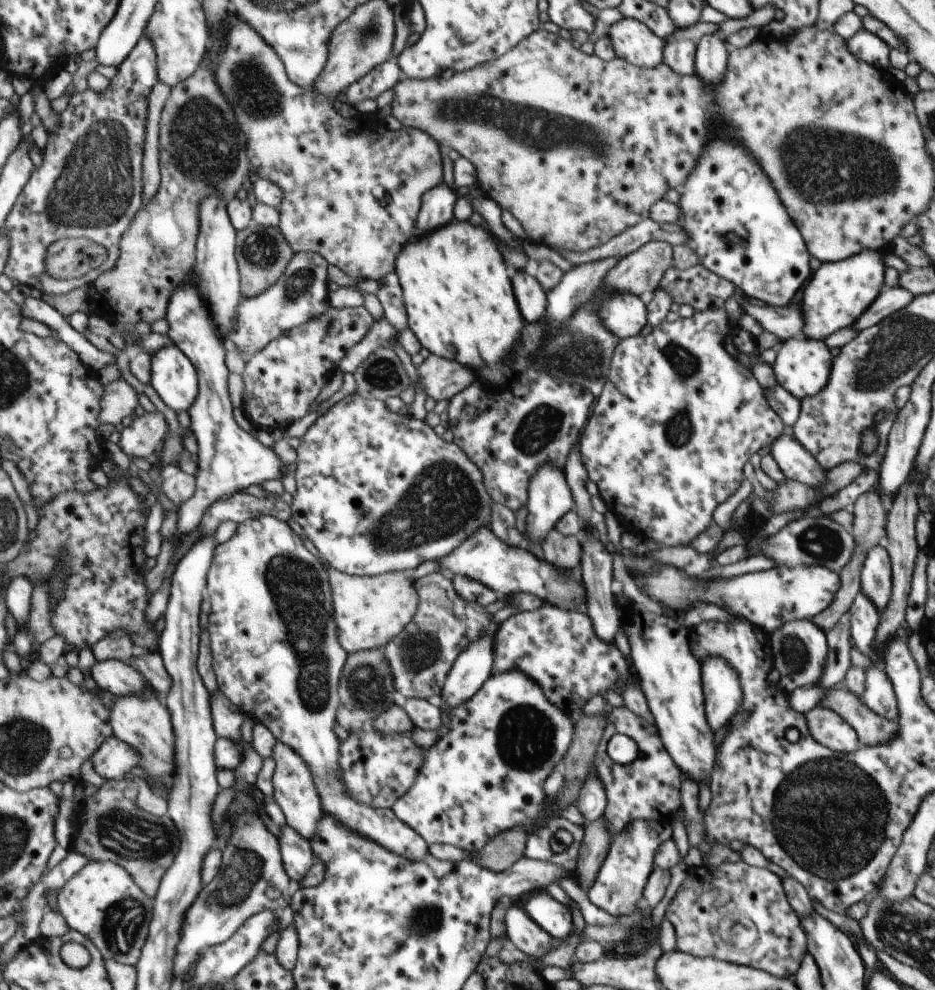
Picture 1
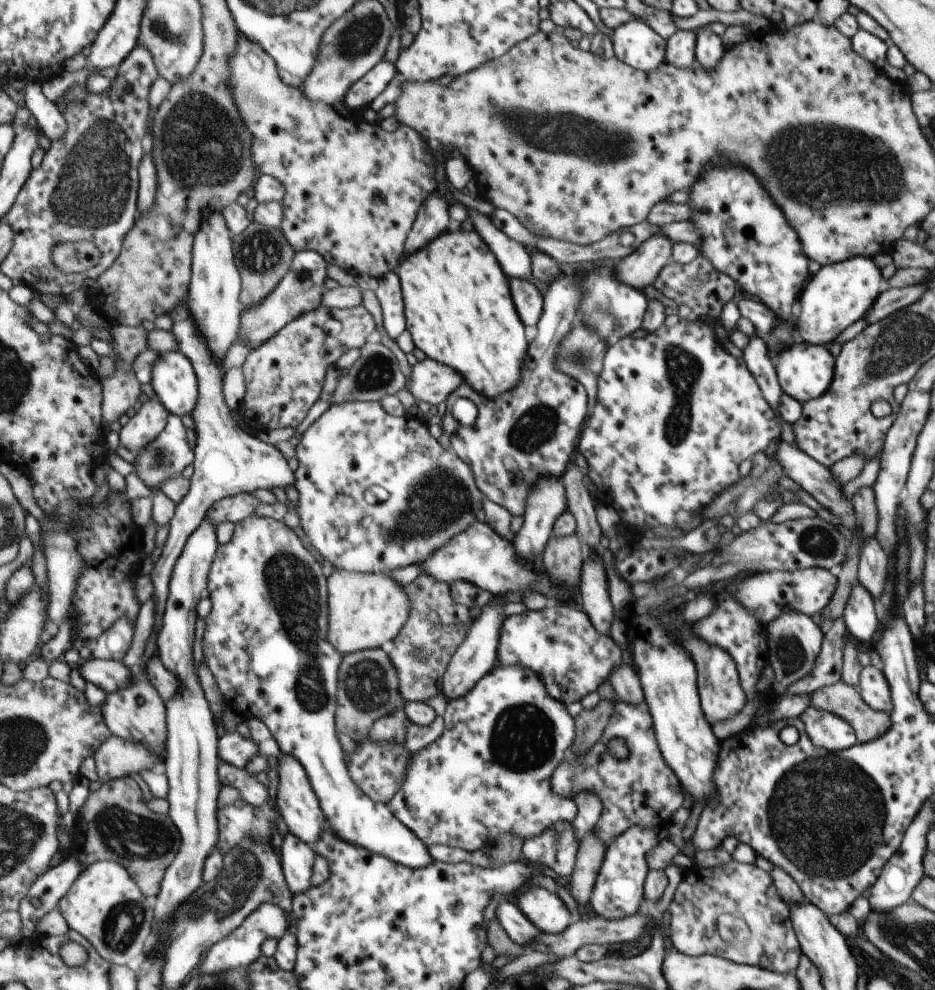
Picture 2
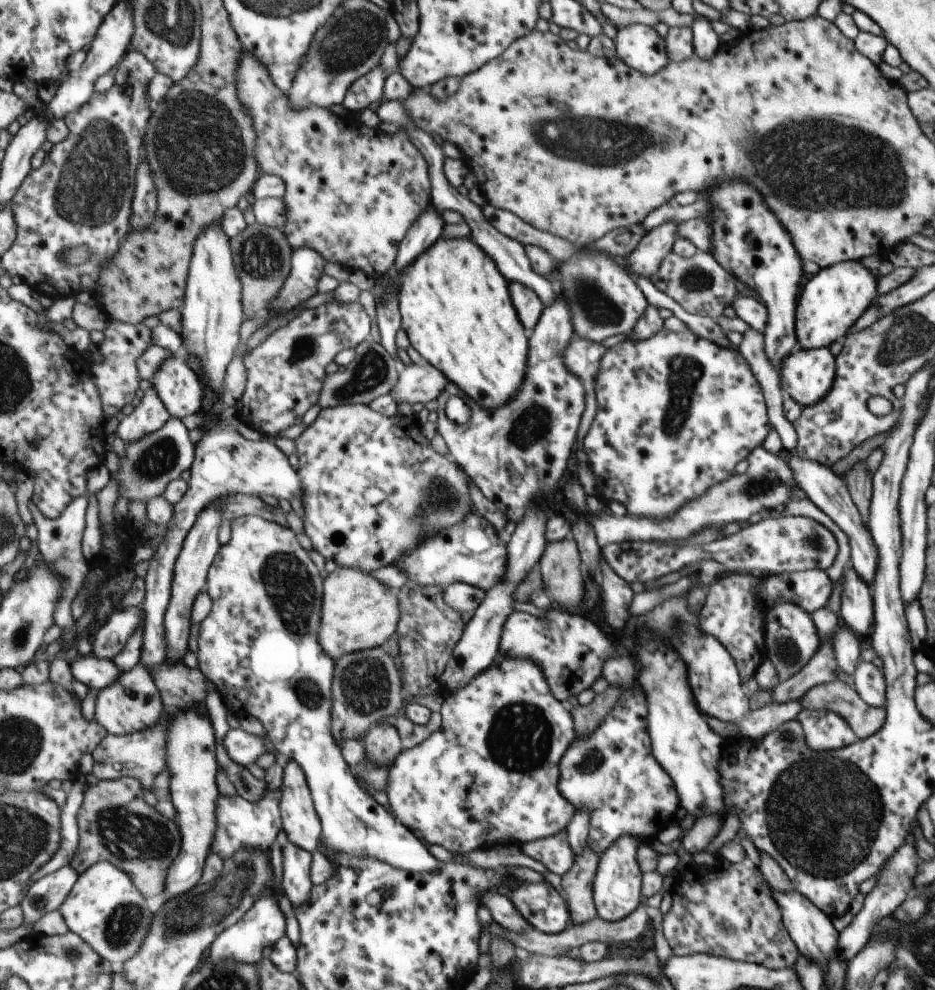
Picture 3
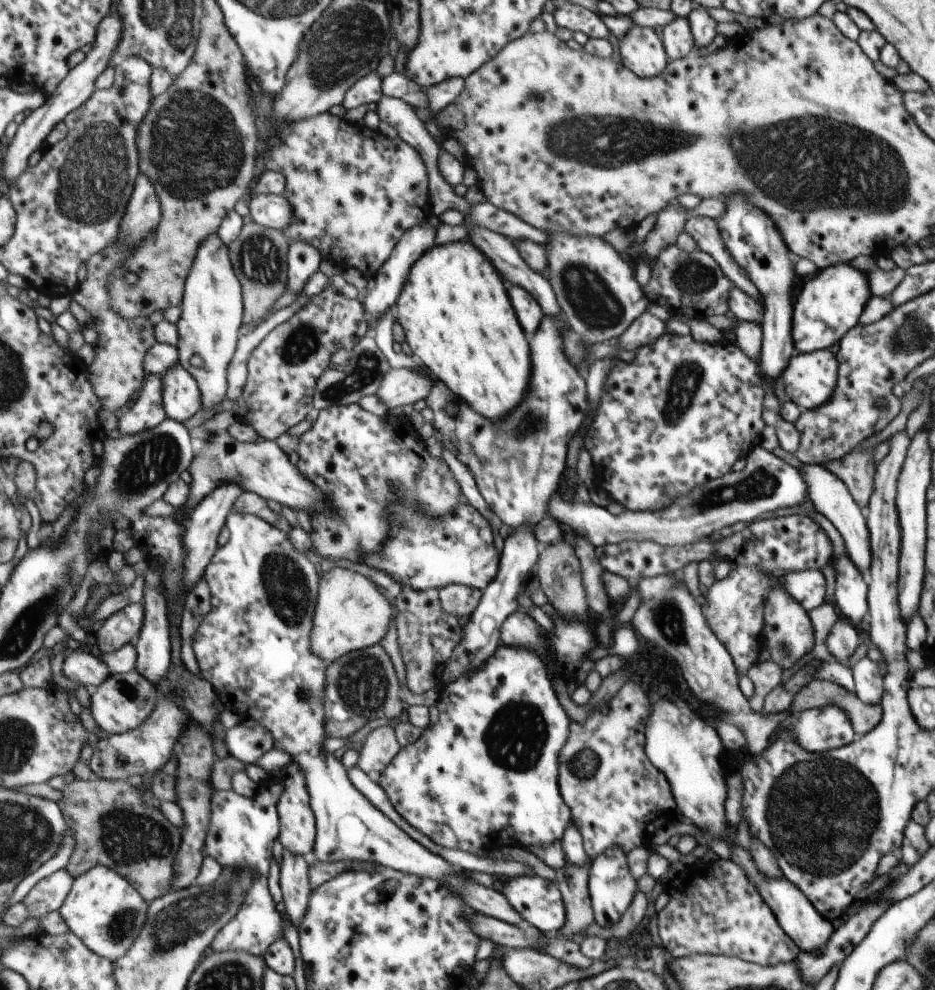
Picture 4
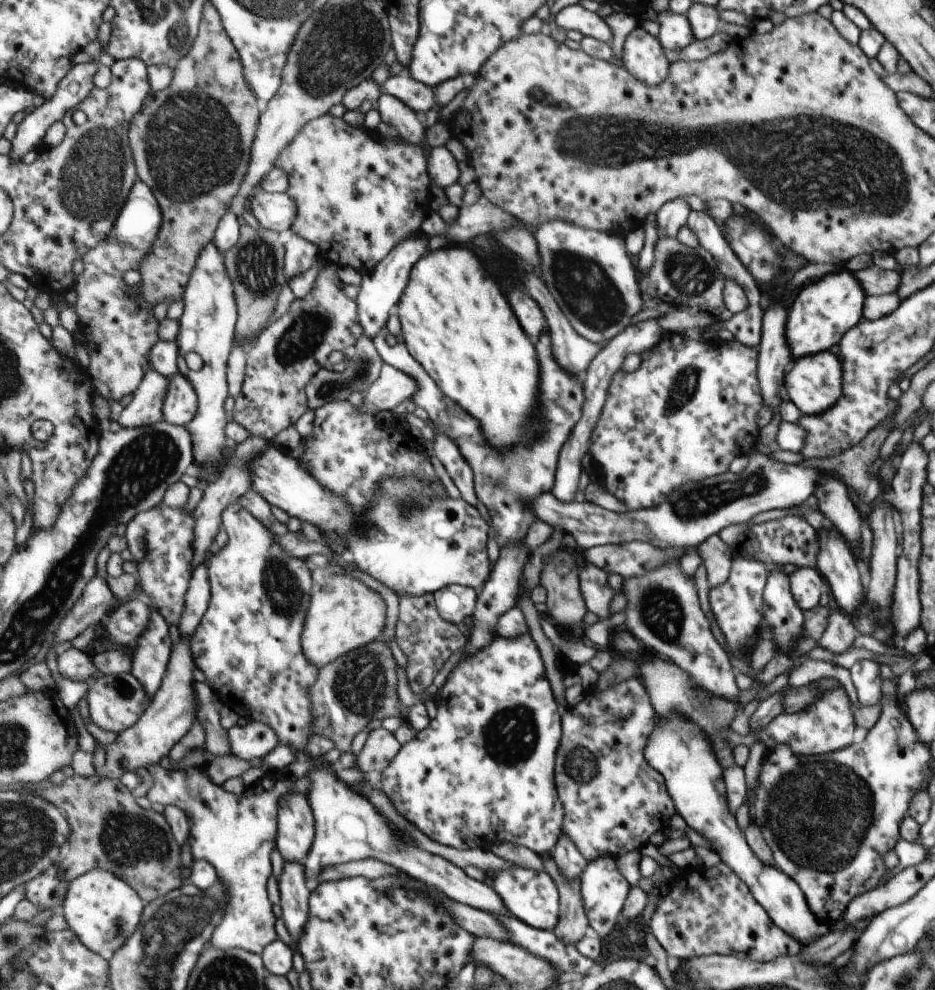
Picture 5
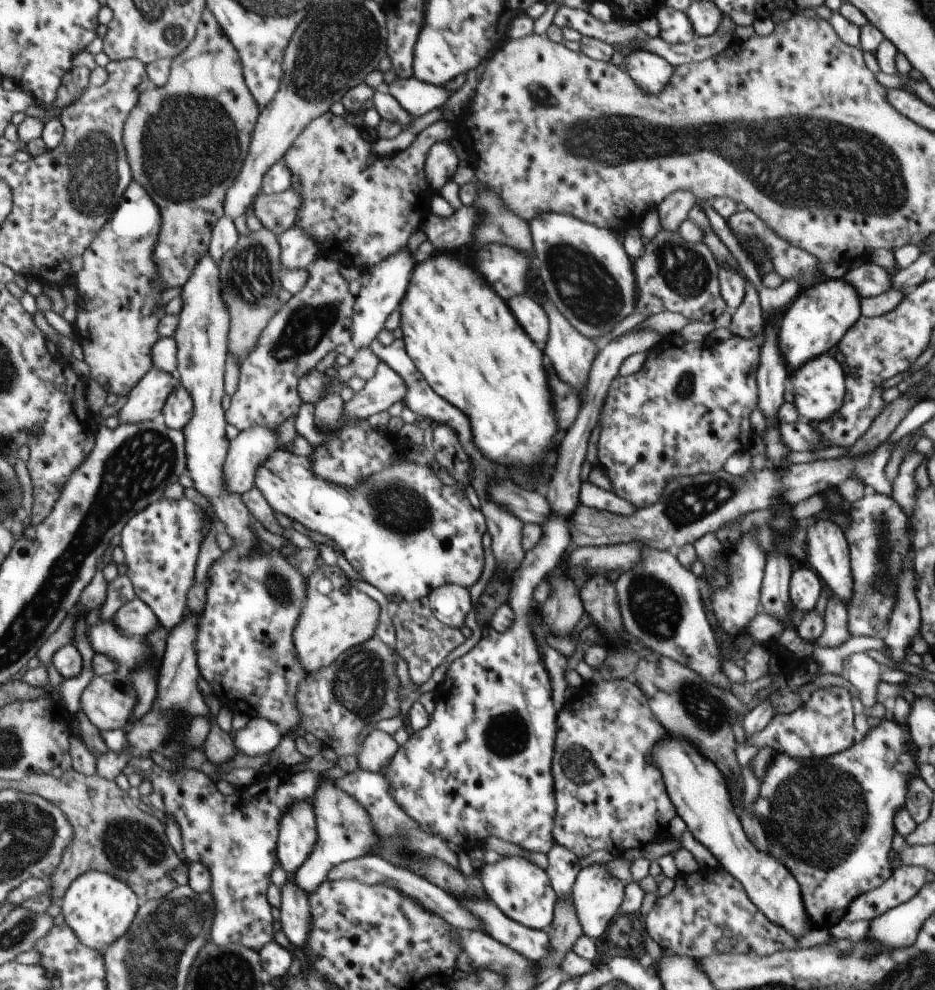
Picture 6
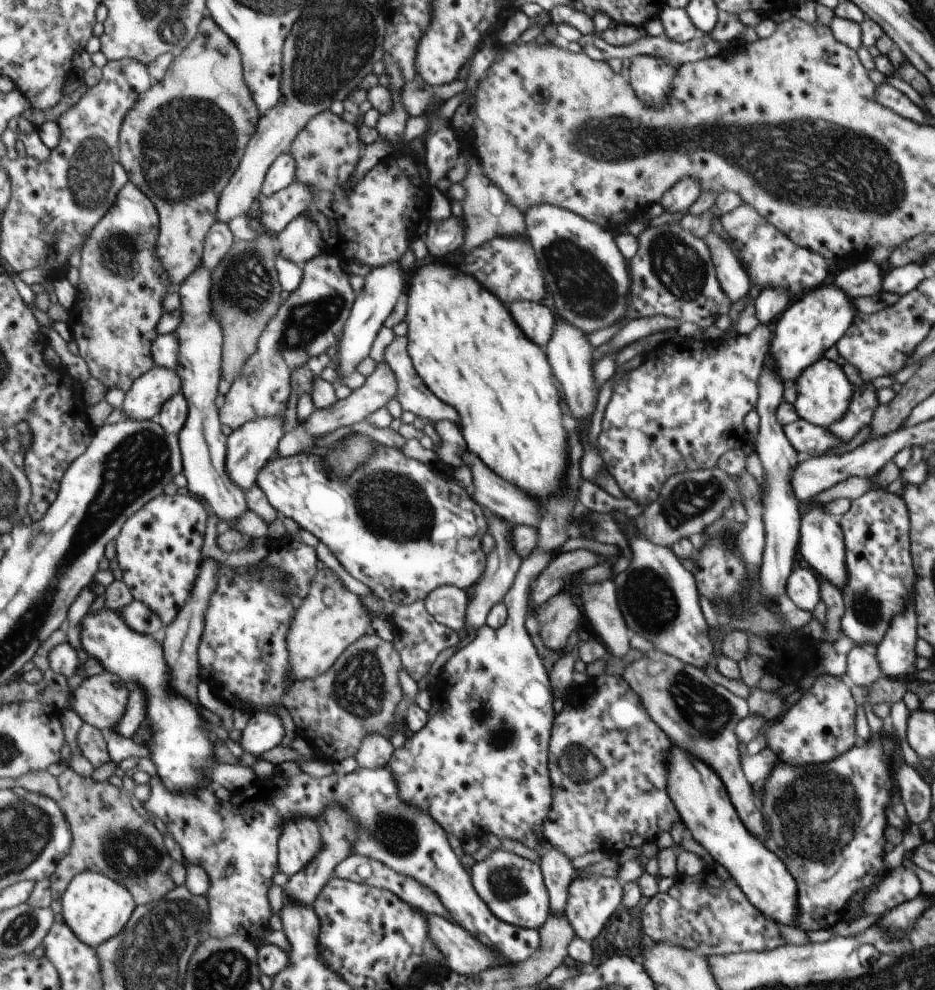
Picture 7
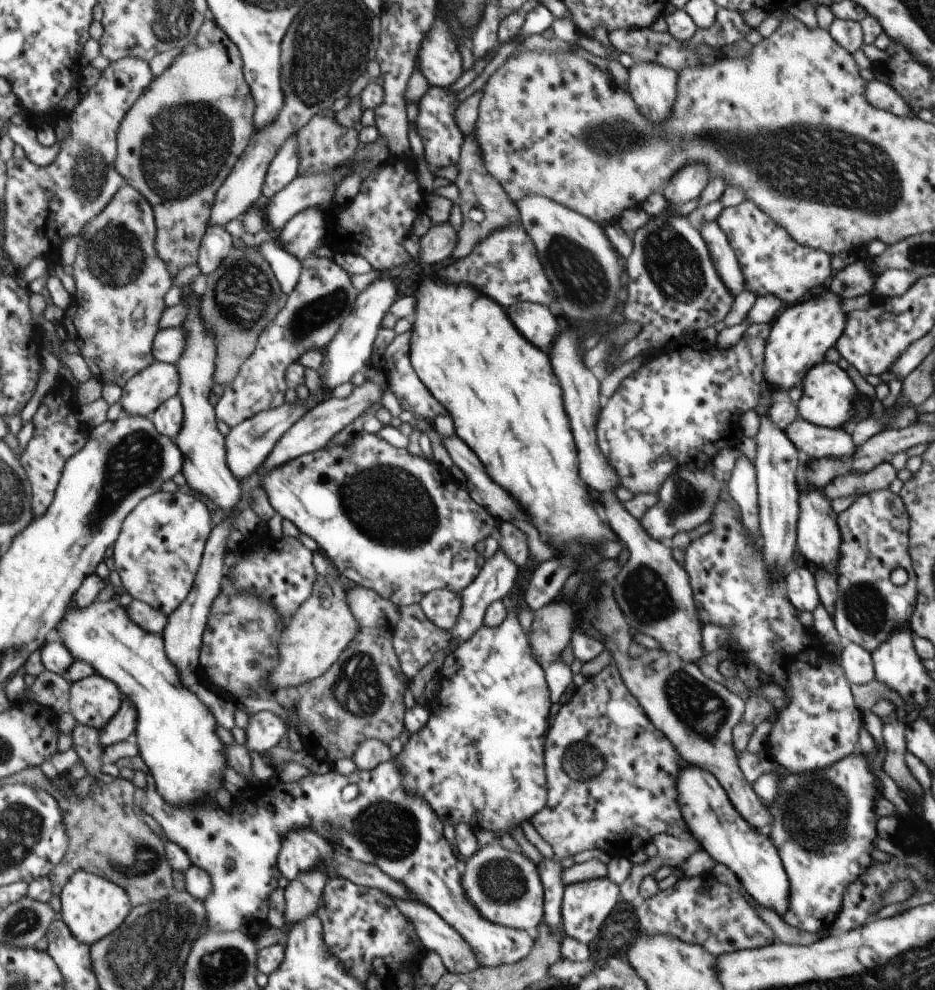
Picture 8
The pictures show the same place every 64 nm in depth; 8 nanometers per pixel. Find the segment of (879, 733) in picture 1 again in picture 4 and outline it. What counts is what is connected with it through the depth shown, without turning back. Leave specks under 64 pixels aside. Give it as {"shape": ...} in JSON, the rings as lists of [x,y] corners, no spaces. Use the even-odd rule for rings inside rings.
{"shape":[[[820,679],[812,680],[794,696],[790,710],[796,713],[822,706],[842,707],[852,719],[853,729],[863,735],[872,732],[880,724],[883,715],[881,705],[864,704],[854,692],[848,692],[844,686]]]}

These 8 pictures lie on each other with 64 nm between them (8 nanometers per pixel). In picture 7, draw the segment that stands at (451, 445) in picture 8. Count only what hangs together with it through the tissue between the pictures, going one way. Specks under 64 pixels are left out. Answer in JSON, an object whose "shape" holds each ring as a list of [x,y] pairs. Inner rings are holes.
{"shape":[[[464,450],[462,460],[472,472],[474,490],[471,493],[480,506],[490,508],[492,514],[512,524],[536,526],[536,522],[540,522],[540,506],[524,492],[520,494],[516,486],[502,482],[502,478],[496,478],[490,468],[486,468],[480,458],[468,450]]]}

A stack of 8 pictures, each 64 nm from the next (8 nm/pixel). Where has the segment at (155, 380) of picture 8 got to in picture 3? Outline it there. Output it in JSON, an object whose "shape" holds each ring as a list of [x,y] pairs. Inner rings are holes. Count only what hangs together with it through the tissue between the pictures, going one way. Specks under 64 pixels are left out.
{"shape":[[[152,384],[141,400],[141,405],[131,408],[125,414],[116,434],[126,444],[142,442],[142,438],[148,438],[150,434],[156,434],[162,430],[172,417],[169,407],[162,400],[161,394],[158,394],[158,389]]]}

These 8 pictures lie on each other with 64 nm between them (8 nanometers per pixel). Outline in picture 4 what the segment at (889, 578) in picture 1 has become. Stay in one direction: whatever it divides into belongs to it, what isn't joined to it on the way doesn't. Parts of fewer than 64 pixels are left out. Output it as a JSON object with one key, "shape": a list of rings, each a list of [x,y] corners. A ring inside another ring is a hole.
{"shape":[[[796,463],[796,466],[801,469],[800,474],[806,482],[806,500],[810,500],[813,508],[826,516],[834,524],[836,530],[842,534],[848,558],[857,563],[858,570],[862,570],[862,572],[870,570],[870,564],[873,561],[873,550],[865,510],[858,506],[857,501],[850,494],[849,487],[833,471],[828,470],[823,465]]]}

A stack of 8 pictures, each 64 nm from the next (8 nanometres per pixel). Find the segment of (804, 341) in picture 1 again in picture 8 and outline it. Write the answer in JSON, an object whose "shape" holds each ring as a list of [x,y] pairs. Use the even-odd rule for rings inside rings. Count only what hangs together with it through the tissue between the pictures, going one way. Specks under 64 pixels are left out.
{"shape":[[[829,361],[821,362],[806,374],[801,389],[803,393],[797,406],[800,418],[828,429],[840,429],[840,426],[845,426],[846,422],[854,418],[856,414],[854,404],[858,400],[858,390],[850,380],[850,376],[838,364]]]}

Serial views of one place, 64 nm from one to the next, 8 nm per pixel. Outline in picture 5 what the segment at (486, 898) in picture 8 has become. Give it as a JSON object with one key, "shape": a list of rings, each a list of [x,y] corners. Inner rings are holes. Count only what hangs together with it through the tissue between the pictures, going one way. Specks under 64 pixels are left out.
{"shape":[[[516,865],[504,872],[500,870],[492,880],[492,888],[512,917],[535,929],[553,931],[561,922],[560,889],[547,872],[534,872],[530,868]]]}

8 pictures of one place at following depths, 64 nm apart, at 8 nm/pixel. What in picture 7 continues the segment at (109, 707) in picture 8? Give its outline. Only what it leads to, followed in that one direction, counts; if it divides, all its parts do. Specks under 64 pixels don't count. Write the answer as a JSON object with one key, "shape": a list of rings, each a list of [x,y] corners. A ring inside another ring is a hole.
{"shape":[[[114,674],[88,677],[74,693],[73,710],[83,719],[101,728],[115,729],[122,724],[130,688]]]}

